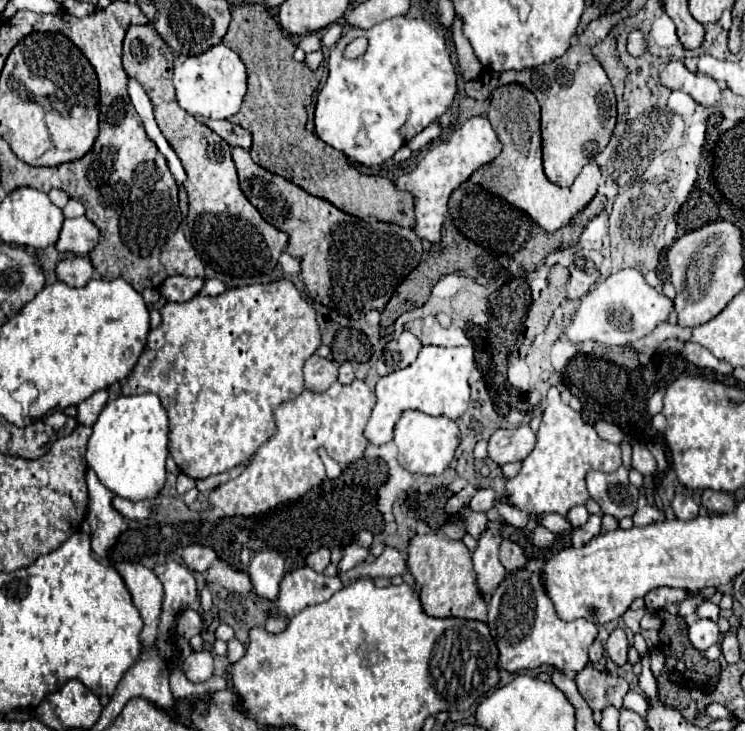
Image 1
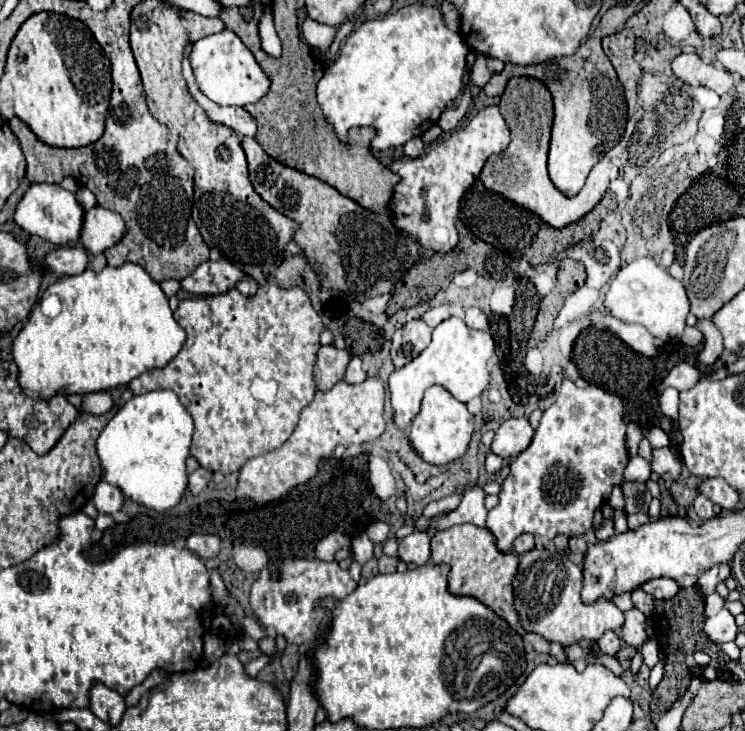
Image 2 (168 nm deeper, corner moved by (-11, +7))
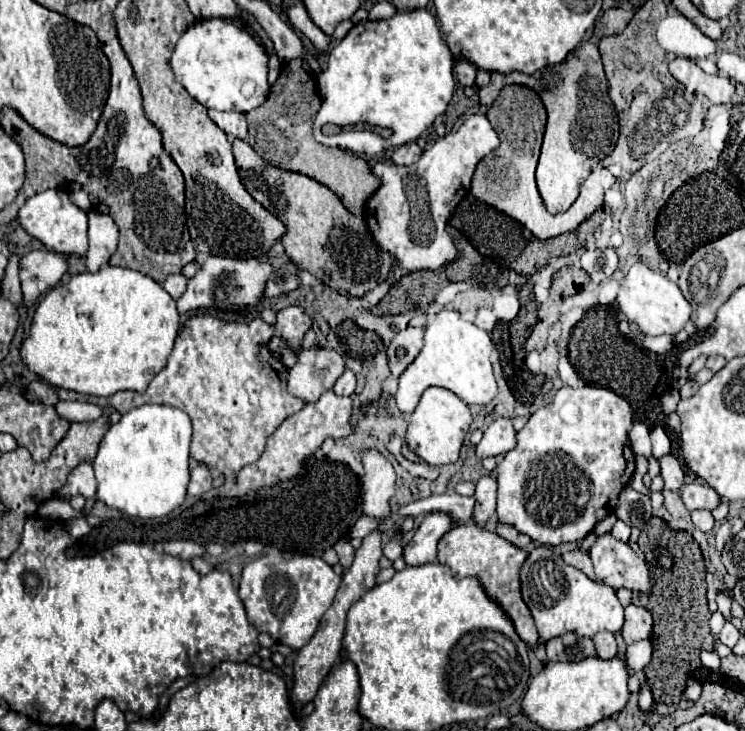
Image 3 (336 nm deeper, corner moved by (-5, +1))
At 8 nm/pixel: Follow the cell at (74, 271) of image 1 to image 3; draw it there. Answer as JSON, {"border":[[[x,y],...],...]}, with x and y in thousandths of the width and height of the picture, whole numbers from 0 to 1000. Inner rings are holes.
{"border":[[[64,341],[40,343],[27,354],[27,387],[35,417],[43,417],[48,406],[70,395],[91,371],[91,357],[83,346]]]}

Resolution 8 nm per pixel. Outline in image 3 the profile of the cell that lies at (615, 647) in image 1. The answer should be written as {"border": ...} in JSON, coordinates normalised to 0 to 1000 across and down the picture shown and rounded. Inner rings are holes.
{"border":[[[846,828],[838,836],[838,860],[835,860],[835,871],[840,877],[840,882],[859,877],[859,874],[872,874],[872,863],[875,863],[875,841],[872,836],[867,836],[864,830],[854,830]]]}

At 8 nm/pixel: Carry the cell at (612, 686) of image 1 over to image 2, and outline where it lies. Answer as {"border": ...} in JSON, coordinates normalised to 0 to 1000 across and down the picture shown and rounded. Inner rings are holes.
{"border":[[[779,874],[768,882],[760,882],[757,891],[760,891],[762,904],[773,912],[773,918],[787,915],[787,910],[792,910],[792,907],[805,907],[805,910],[821,915],[827,923],[835,923],[835,910],[827,904],[827,899],[805,893],[803,882],[792,874]]]}

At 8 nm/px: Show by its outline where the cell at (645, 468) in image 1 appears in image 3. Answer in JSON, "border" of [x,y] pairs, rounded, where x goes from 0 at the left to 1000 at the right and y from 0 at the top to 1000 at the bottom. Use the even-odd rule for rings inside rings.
{"border":[[[891,622],[886,631],[886,653],[891,655],[891,669],[910,672],[918,661],[918,644],[905,622]]]}

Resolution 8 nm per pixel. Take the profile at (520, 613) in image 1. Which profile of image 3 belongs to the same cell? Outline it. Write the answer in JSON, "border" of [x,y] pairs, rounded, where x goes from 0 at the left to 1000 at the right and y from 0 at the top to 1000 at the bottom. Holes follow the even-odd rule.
{"border":[[[717,748],[701,778],[698,778],[698,800],[701,800],[701,819],[703,825],[709,828],[714,844],[717,844],[717,852],[719,852],[719,863],[725,869],[725,874],[730,877],[738,877],[744,871],[754,871],[760,866],[773,866],[776,871],[797,871],[800,866],[805,863],[819,863],[819,866],[830,866],[835,863],[835,855],[838,855],[838,830],[830,825],[830,817],[827,817],[827,808],[816,800],[808,800],[808,798],[800,798],[800,795],[792,795],[781,781],[765,776],[762,770],[754,767],[754,762],[741,751],[741,748]]]}

